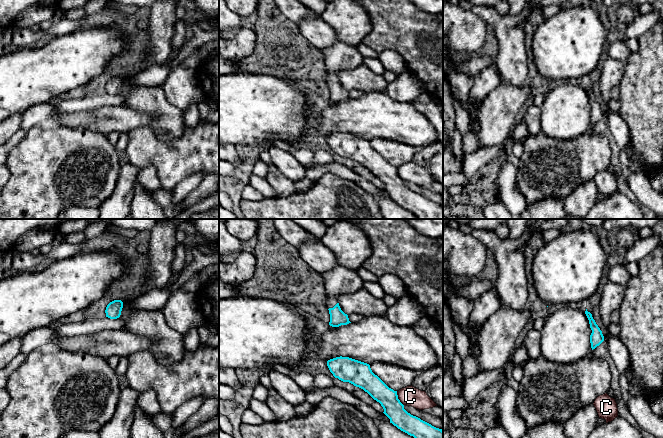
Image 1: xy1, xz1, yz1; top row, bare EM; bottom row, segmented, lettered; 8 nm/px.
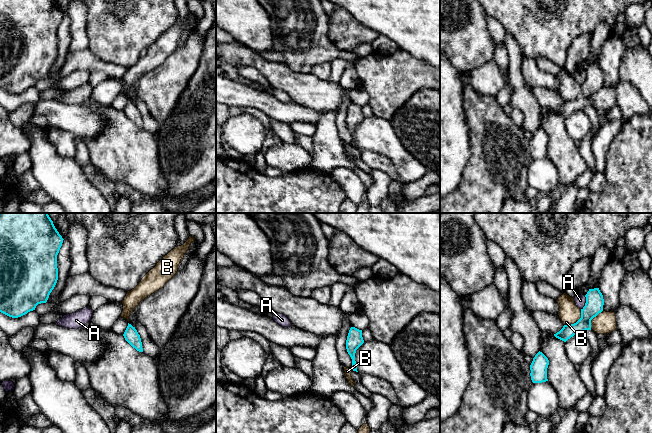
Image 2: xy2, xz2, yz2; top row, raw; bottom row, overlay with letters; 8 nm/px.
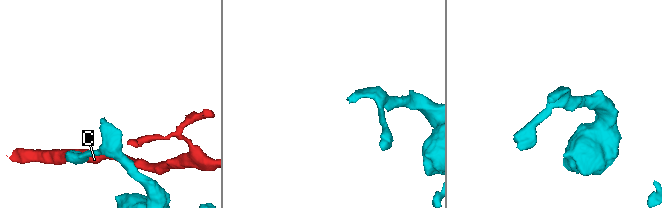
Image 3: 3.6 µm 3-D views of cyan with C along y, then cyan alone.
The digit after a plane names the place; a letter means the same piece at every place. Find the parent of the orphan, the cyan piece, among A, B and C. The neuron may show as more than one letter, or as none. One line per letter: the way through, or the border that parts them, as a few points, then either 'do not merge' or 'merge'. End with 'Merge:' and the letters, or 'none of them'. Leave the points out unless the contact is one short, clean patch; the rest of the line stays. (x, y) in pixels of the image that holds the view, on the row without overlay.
A: border along yz2 (585, 71), (585, 81), (581, 85); do not merge
B: border along yz2 (581, 85), (581, 92), (575, 98), (564, 101); do not merge
C: border along xz1 (396, 167), (397, 174), (403, 181); do not merge
Merge: none of them

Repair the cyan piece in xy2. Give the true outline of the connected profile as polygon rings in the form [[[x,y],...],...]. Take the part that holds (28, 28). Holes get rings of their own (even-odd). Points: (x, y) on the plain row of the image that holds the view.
[[[0,0],[0,88],[18,94],[30,87],[35,86],[36,82],[46,79],[50,69],[54,65],[58,56],[57,31],[63,19],[63,14],[55,4],[54,0]]]

